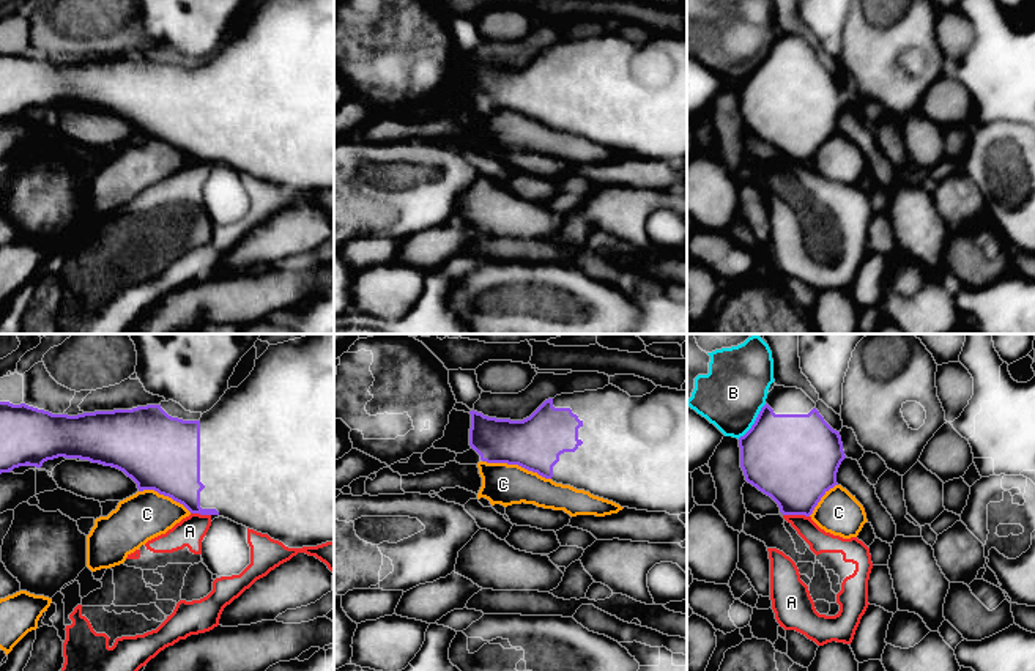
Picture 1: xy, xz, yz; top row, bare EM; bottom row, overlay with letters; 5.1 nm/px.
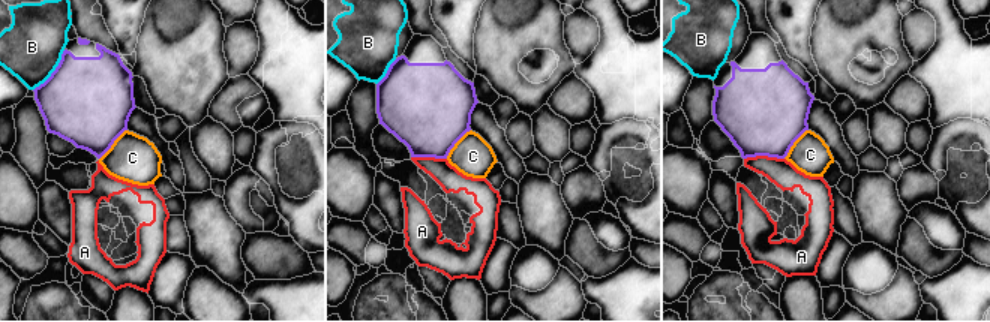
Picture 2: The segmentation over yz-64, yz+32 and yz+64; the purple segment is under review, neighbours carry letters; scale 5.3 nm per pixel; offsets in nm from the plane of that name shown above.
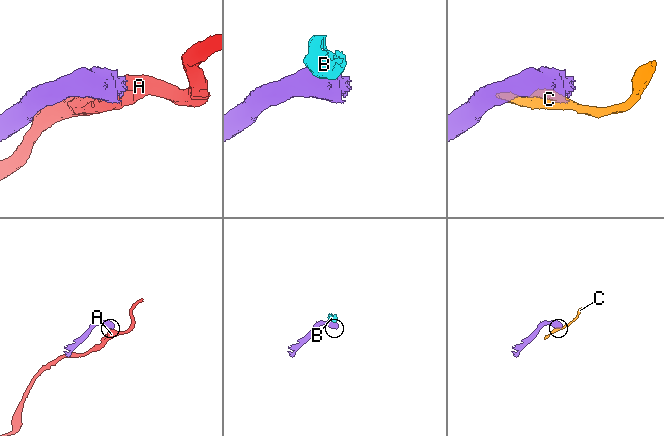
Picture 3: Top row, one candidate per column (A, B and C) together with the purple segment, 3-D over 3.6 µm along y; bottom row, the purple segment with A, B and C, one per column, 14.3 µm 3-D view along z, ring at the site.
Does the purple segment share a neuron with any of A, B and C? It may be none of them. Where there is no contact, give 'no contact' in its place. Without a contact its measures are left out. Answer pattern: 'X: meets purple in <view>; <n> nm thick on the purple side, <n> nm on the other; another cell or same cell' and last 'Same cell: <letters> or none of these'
A: meets purple in yz; 400 nm thick on the purple side, 120 nm on the other; another cell
B: meets purple in yz; 440 nm thick on the purple side, 320 nm on the other; another cell
C: meets purple in xz; 280 nm thick on the purple side, 220 nm on the other; another cell
Same cell: none of these

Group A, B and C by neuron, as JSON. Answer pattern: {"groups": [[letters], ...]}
{"groups": [["A"], ["B"], ["C"]]}

